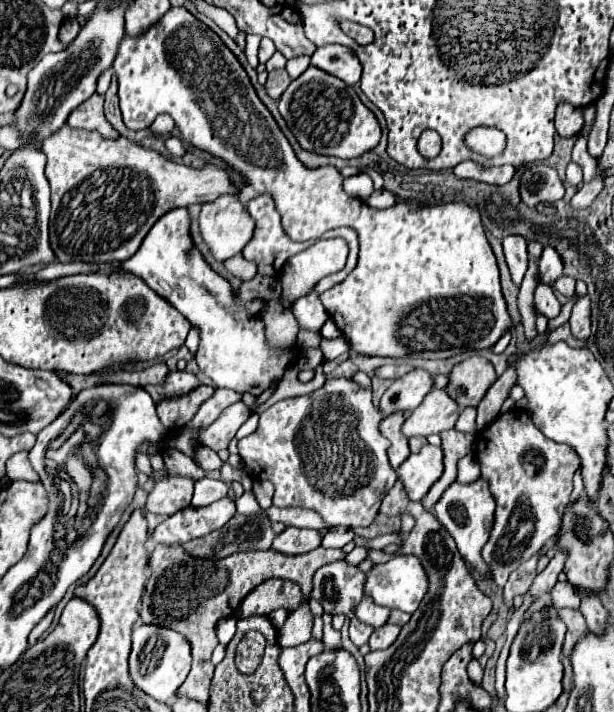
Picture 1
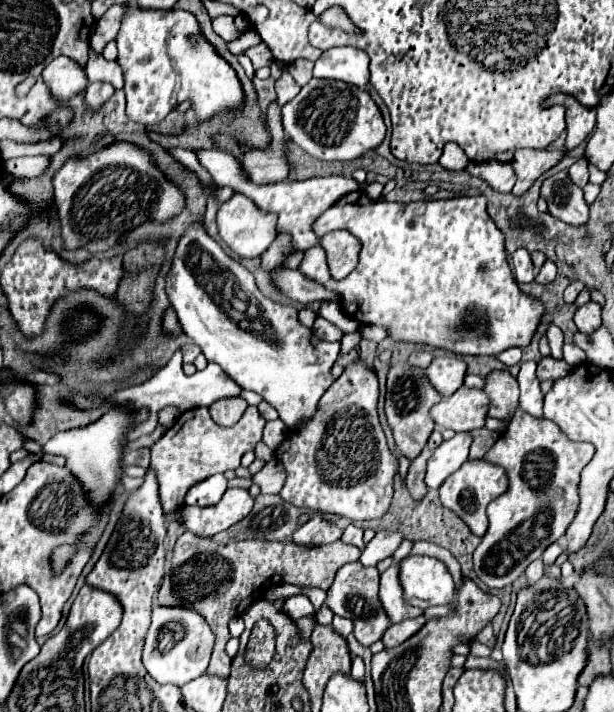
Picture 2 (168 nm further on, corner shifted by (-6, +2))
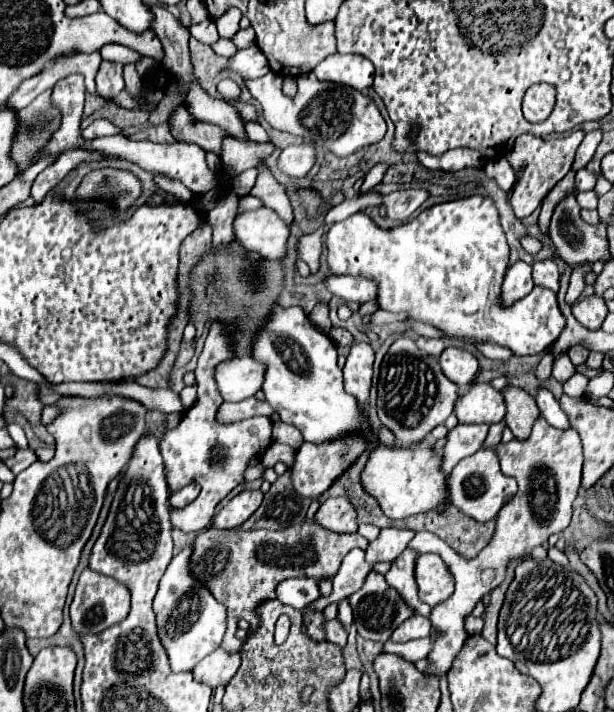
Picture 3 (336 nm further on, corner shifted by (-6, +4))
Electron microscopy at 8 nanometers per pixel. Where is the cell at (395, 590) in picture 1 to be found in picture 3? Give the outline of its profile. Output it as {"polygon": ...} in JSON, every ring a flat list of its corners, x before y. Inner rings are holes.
{"polygon":[[419,554,415,564,419,600,437,606,453,594,453,578,447,564,437,554]]}

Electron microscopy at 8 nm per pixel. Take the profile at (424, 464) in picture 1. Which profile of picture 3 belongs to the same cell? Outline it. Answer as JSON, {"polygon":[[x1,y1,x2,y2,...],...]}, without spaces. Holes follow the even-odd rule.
{"polygon":[[459,424,447,434,447,442,441,450,441,466,439,470,443,474,449,474,459,460,467,458,469,454,477,452,483,446,483,440,487,436,489,426,487,424]]}

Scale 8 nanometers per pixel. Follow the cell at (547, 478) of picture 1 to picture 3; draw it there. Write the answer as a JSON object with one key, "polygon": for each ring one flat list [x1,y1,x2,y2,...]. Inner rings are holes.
{"polygon":[[539,416,533,424,529,438,525,440,513,438,507,444,499,442,495,452,501,462,501,472,513,476,519,482,519,492,503,506,503,510,499,510,495,518,495,532,489,544,473,560,465,560,439,536,431,532,417,532,415,538,407,544,407,548,415,550,417,554,421,552,439,554,455,578,455,592,445,602,437,604,431,612,431,622,437,634,433,636,435,646,429,654,431,668,425,674,441,676,451,668,455,656,461,652,467,640,463,618,471,614,471,610,483,598,483,594,491,592,505,580,509,562,511,560,521,562,531,554,535,546,543,546,551,534,563,532,571,522,573,502,577,498,577,490,581,484,581,466,583,466,581,438,573,428,567,430,553,428,551,424,545,422,543,416]]}

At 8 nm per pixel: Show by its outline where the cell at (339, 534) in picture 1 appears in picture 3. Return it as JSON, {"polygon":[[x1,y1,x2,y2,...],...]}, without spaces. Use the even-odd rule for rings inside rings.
{"polygon":[[353,548,345,556,339,570,341,572,337,572,337,576,333,578,333,594,329,598,321,596,317,602,311,602,309,610,321,612,327,604,339,602,339,600,351,596,355,590,359,590,363,586,365,576,371,572,371,564,365,562,365,552,361,548]]}

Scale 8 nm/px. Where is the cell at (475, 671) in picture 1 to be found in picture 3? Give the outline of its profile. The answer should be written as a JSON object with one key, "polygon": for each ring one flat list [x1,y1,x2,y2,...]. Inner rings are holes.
{"polygon":[[405,550,401,556,397,556,391,562,391,568,385,574,385,578,387,578,387,584,399,592,403,602,415,614,429,616,431,614,431,606,419,602,419,598,417,598,417,584,415,584,415,576,413,576,415,558,417,558,417,554,413,550]]}

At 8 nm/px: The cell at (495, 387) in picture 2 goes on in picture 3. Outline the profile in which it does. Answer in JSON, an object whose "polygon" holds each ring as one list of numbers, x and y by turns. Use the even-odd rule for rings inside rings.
{"polygon":[[507,384,501,390,505,404,507,404,507,414,505,414,505,422,511,428,515,438,527,438,527,434,531,432,531,422,535,422,535,418,539,416,539,410,535,406,535,400,517,386]]}

